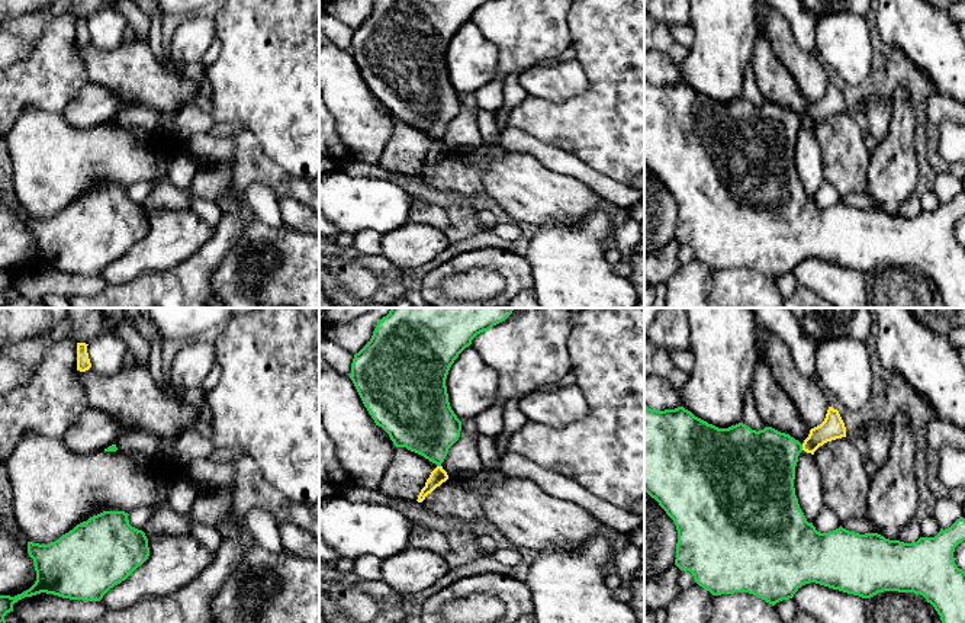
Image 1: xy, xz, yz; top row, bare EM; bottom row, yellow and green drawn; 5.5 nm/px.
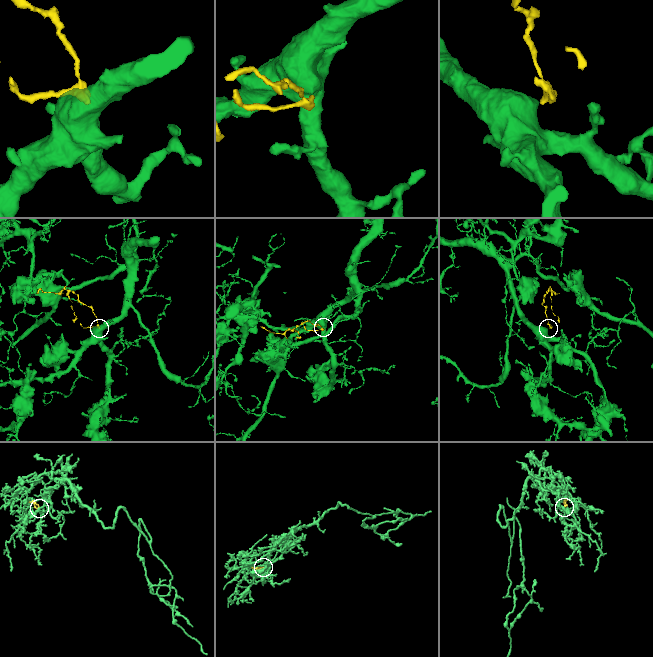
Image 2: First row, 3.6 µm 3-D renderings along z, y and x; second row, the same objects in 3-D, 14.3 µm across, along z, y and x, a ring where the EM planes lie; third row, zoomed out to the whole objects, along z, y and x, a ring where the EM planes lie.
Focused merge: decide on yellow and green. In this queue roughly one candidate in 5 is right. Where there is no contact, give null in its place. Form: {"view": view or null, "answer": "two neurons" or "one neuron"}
{"view": "yz", "answer": "two neurons"}

